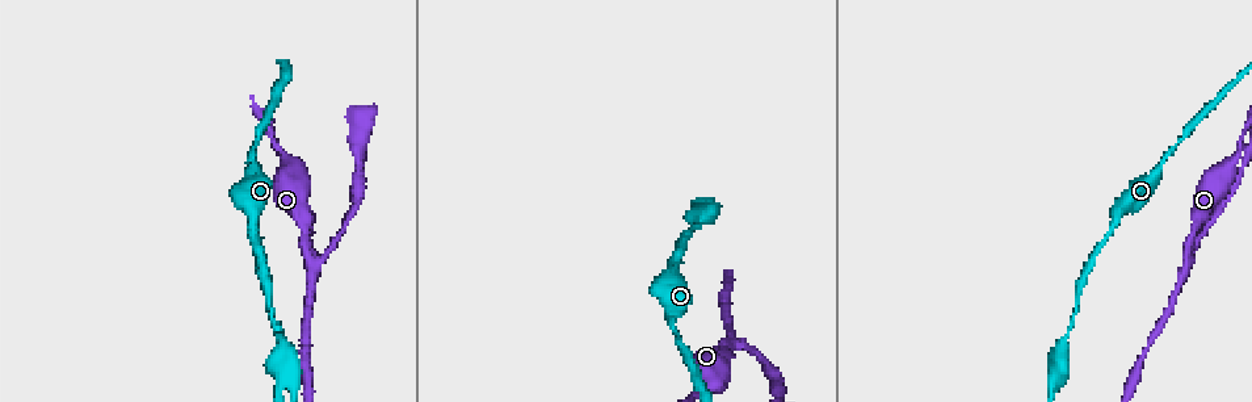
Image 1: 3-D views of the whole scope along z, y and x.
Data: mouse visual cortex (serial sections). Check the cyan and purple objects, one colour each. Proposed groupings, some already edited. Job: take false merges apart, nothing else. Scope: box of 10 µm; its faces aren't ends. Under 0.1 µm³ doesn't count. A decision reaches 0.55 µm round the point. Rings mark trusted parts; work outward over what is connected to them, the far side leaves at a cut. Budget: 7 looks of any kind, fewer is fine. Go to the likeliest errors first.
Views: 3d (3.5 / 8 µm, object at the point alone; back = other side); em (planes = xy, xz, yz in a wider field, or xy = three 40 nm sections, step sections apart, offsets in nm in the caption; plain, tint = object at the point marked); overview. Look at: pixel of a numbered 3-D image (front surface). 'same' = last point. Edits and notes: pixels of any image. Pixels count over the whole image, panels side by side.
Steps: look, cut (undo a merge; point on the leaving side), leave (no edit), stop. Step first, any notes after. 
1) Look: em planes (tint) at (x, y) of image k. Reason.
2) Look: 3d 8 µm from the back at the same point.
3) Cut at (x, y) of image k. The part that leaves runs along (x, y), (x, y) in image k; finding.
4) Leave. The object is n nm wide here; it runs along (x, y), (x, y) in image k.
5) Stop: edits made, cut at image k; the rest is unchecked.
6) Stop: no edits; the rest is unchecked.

Look: 3d 3.5 µm at (315, 262) of image 1. Side arm on a straight run.

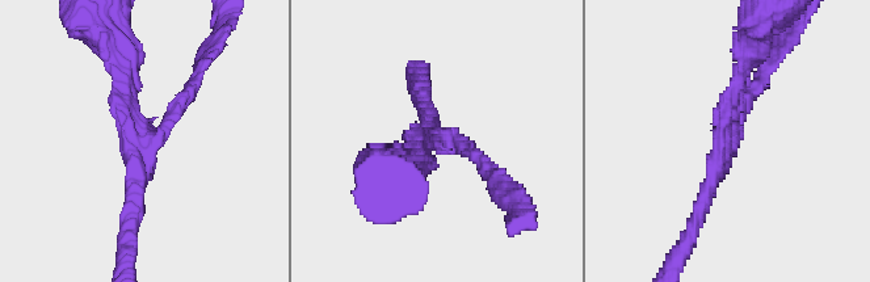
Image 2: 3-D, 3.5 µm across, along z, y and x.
Look: em planes (plain) at (727, 142) of image 2.

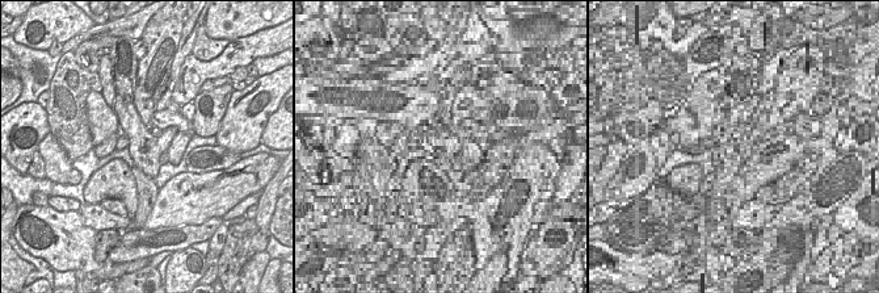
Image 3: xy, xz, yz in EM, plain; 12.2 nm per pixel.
Look: em planes (tint) at the same point. Where the object lies.

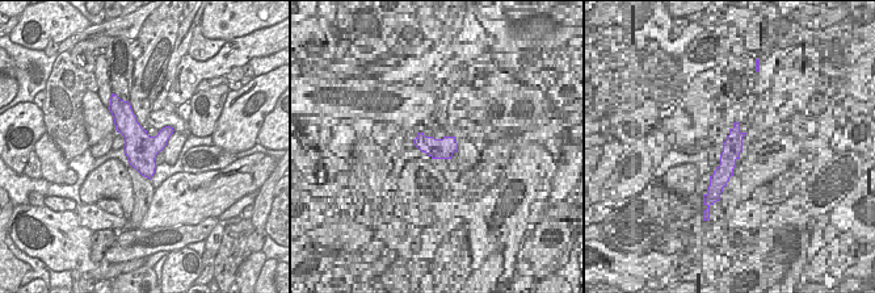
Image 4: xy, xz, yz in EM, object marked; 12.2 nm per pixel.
Leave. It runs along (121, 63), (137, 140), (193, 88) in image 2; one cell here.

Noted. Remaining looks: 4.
Look: 3d 8 µm at (1056, 376) of image 1.

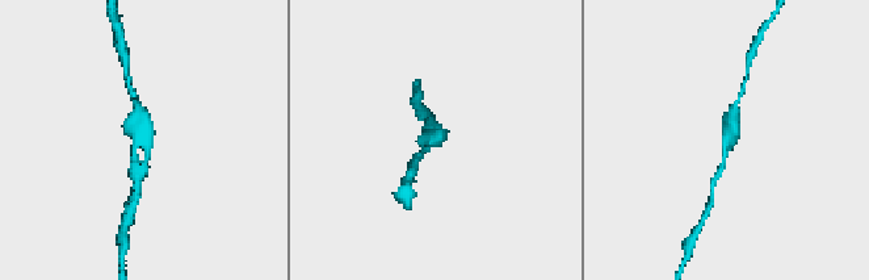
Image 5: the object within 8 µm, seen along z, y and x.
Look: em xy step 1 (tint) at the same point.

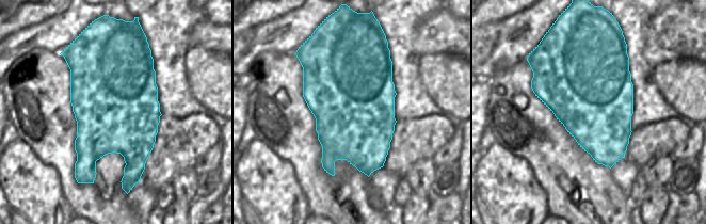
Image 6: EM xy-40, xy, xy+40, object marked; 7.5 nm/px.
Leave. It runs along (738, 103), (725, 161), (718, 166) in image 5; all the same cell.

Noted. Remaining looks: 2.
Look: 3d 8 µm from the back at (710, 384) of image 1. Thick turns thin.

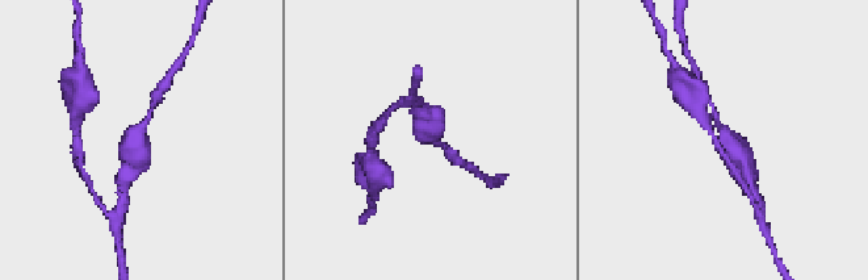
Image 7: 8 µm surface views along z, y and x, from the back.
Look: em xy step 2 (tint) at the same point. The arms are 150, 600 nm wide; need the tissue.

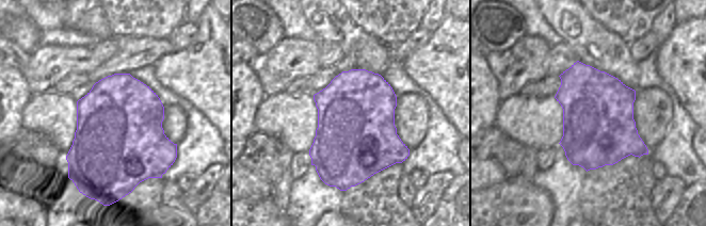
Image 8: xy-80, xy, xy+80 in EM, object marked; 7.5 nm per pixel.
Leave. The object is 600 nm wide here; it runs along (746, 164), (725, 138), (711, 104) in image 7; one cell here.

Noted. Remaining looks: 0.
Stop: no edits; the rest is unchecked.

